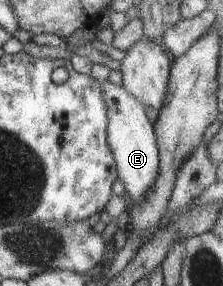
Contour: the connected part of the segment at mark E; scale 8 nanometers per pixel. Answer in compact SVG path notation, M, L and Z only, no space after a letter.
M109 79L97 81L102 86L102 100L106 104L107 139L117 164L117 174L133 202L142 202L158 178L160 155L154 125L146 116L146 107L121 84L112 84Z

